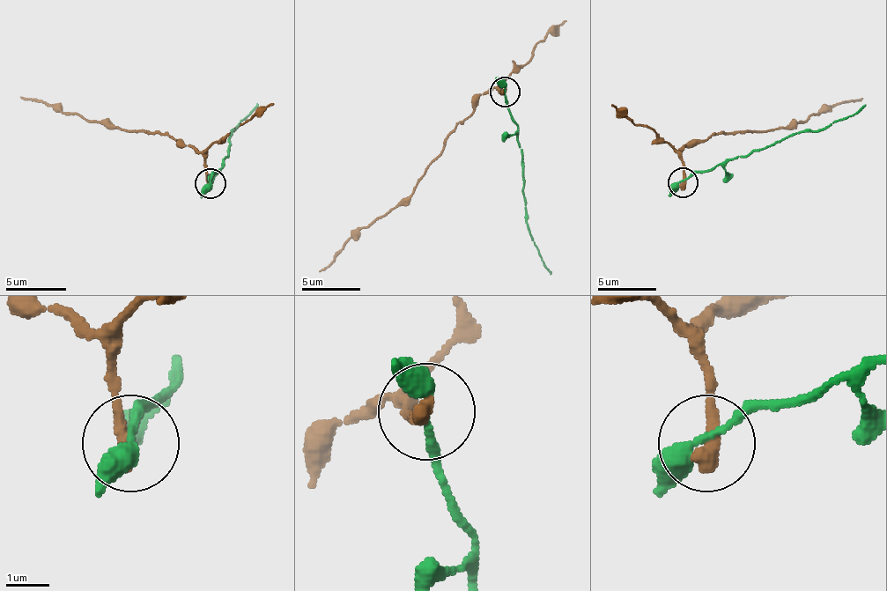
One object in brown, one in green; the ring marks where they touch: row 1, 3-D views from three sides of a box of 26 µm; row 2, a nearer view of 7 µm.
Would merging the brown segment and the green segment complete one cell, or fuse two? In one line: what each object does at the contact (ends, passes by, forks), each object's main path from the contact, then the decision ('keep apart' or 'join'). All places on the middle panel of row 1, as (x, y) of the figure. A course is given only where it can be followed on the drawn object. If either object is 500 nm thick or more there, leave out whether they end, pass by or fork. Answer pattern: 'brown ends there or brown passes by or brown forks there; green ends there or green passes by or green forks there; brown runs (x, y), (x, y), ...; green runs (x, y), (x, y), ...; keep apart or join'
brown ends there; green passes by; brown runs (506, 91), (482, 93), (476, 108), (455, 126), (417, 188), (361, 229), (320, 270); green runs (506, 91), (523, 156), (526, 226), (550, 274); keep apart

